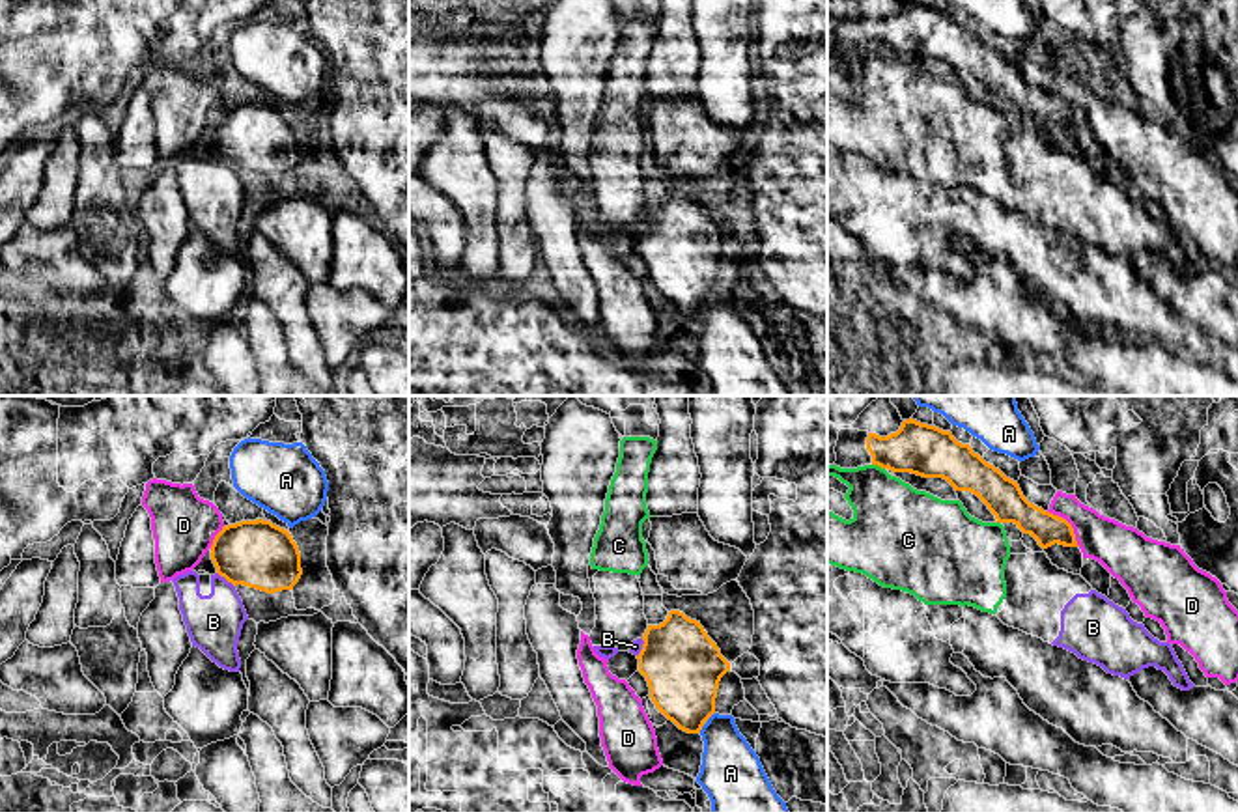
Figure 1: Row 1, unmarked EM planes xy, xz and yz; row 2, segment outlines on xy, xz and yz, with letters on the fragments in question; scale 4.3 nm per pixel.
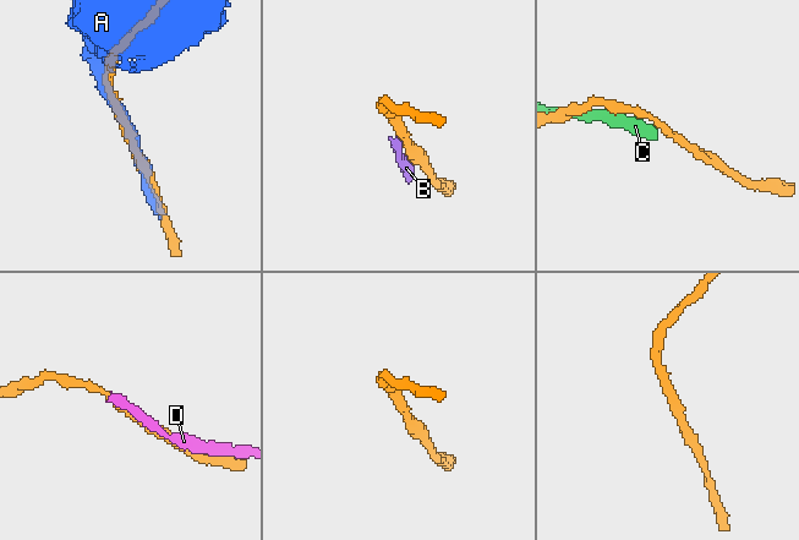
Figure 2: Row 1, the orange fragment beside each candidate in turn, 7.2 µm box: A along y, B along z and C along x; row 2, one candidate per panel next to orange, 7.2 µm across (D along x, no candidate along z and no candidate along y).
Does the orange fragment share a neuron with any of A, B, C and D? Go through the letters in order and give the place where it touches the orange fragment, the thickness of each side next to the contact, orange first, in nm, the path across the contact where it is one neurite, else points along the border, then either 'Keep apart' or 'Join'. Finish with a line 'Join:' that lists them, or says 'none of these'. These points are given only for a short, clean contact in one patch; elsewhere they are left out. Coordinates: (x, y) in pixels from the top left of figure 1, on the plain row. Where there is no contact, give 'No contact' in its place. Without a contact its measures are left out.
A: Touches orange at xz (710, 297). Thickness 340 nm (orange) against 260 nm. Keep apart
B: Touches orange at xy (226, 161). Thickness 300 nm (orange) against 240 nm. Keep apart
C: Touches orange at yz (878, 47). Thickness 220 nm (orange) against 340 nm. Keep apart
D: Touches orange at yz (1070, 107). Thickness 140 nm (orange) against 220 nm. Keep apart
Join: none of these

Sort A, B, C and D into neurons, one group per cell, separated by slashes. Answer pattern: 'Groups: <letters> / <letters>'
Groups: A / B C / D

